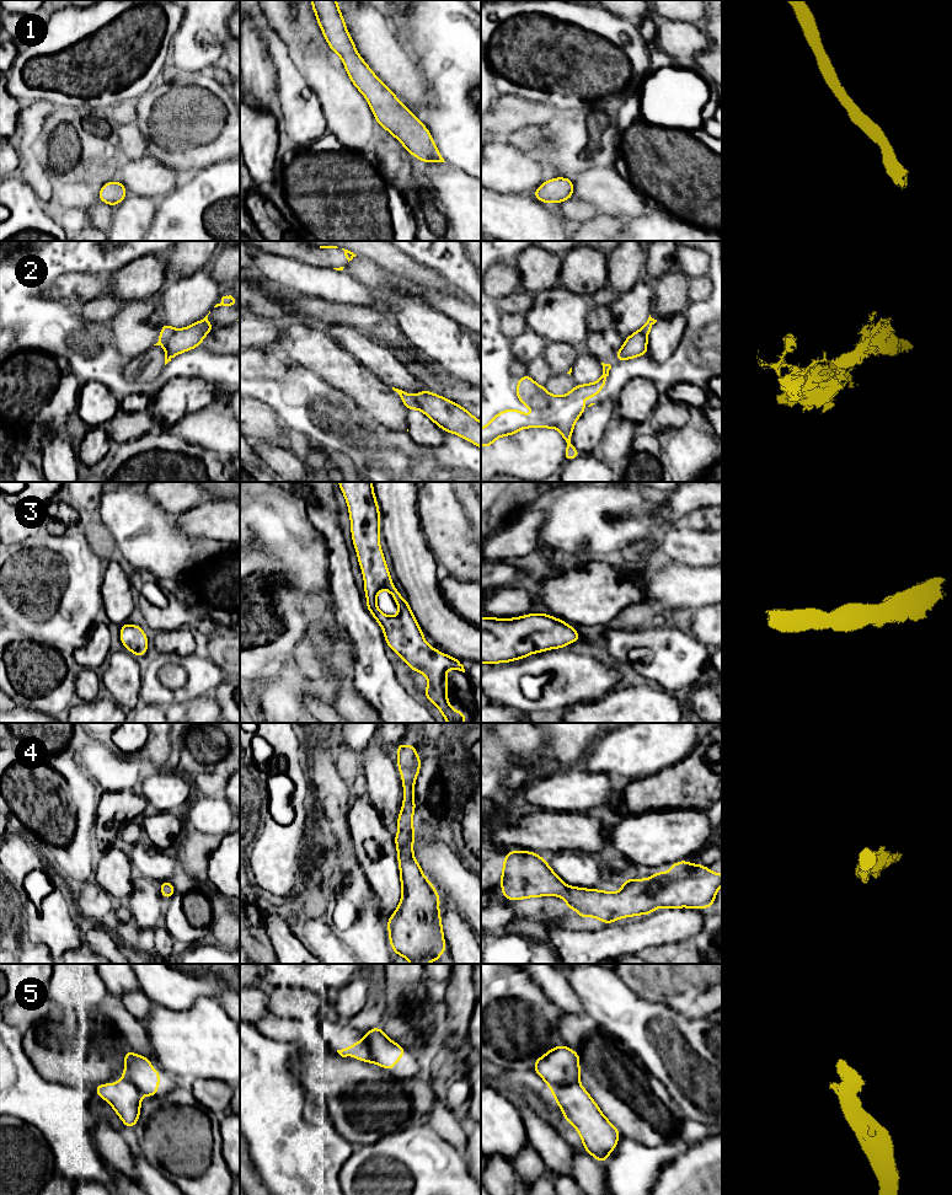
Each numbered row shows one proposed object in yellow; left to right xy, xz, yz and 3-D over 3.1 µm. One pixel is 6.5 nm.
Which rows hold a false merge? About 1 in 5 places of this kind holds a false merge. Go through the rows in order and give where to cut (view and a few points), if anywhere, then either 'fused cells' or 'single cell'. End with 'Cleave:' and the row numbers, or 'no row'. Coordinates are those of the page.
1: no cut; single cell
2: no cut; single cell
3: no cut; single cell
4: no cut; single cell
5: cut in yz along (578, 1082), (556, 1086), (551, 1091); fused cells
Cleave: 5

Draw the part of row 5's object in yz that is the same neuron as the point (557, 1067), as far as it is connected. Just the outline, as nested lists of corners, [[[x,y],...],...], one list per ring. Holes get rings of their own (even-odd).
[[[566,1045],[555,1046],[534,1061],[534,1070],[552,1090],[556,1087],[579,1083],[579,1054]]]

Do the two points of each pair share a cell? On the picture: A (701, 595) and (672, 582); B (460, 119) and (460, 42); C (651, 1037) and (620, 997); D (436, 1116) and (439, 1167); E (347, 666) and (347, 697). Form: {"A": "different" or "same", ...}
{"A": "same", "B": "same", "C": "same", "D": "different", "E": "same"}

